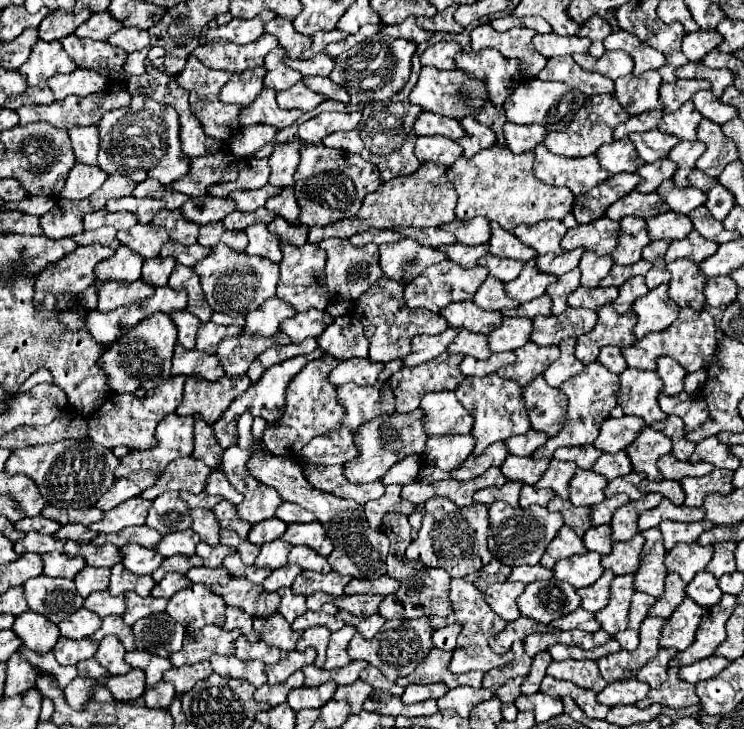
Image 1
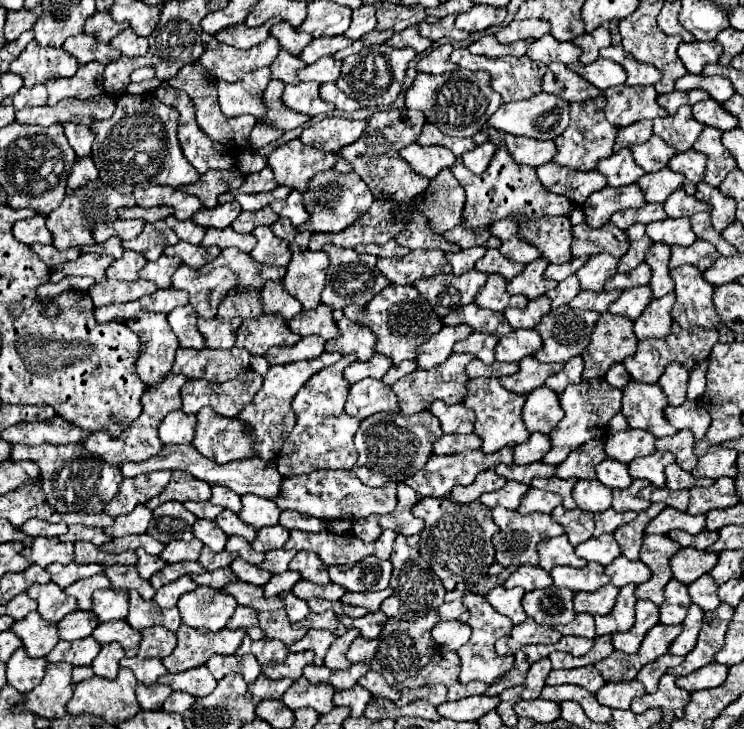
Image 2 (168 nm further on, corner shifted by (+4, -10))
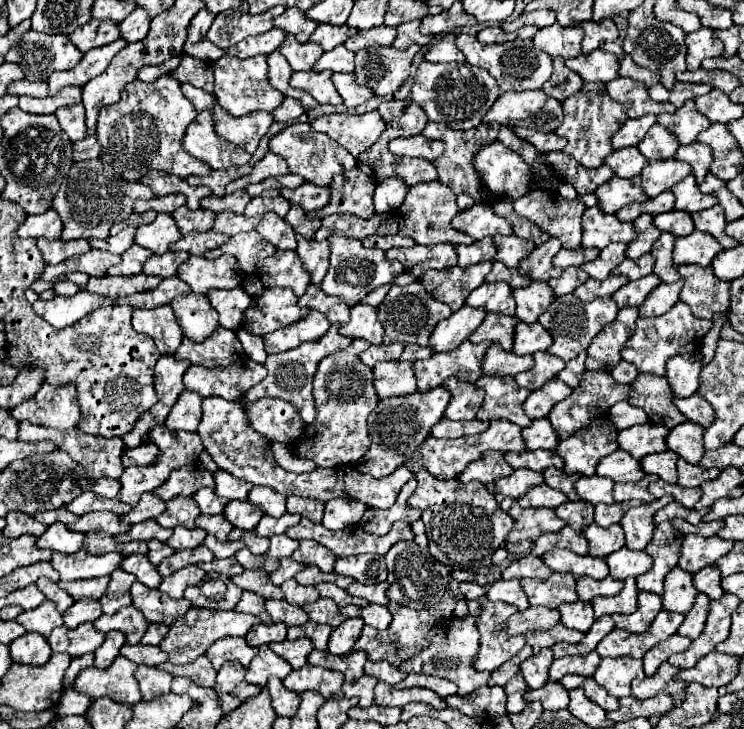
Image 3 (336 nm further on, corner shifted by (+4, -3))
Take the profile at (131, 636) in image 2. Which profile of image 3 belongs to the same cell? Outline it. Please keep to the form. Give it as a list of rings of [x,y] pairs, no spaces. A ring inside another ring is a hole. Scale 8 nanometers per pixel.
[[[132,605],[120,609],[114,615],[102,615],[94,621],[94,627],[102,633],[110,633],[110,631],[122,631],[126,635],[126,641],[130,645],[138,645],[142,635],[148,629],[148,621],[144,619],[144,615],[140,615]]]

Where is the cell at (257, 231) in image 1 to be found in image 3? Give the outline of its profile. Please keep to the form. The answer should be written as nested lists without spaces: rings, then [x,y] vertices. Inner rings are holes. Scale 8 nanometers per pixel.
[[[266,213],[262,217],[262,221],[258,223],[256,231],[260,233],[260,237],[264,237],[268,243],[272,243],[278,251],[296,249],[296,233],[276,213]]]

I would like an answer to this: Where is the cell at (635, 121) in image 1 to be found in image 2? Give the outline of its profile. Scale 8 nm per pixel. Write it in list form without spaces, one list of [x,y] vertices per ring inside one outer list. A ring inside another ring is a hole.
[[[642,120],[628,128],[620,128],[614,142],[614,152],[620,152],[622,148],[630,148],[634,144],[642,144],[650,136],[652,136],[652,120]]]

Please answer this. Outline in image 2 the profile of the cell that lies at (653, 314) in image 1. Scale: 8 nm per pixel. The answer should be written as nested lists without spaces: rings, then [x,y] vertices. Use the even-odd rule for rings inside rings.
[[[674,292],[654,298],[646,310],[640,314],[638,320],[634,320],[634,334],[638,338],[652,338],[652,336],[668,336],[670,324],[672,324],[672,304],[674,304]]]

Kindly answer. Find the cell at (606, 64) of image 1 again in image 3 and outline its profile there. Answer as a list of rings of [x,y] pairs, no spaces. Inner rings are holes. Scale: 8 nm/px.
[[[596,49],[590,55],[578,55],[574,59],[566,59],[566,65],[576,71],[584,81],[612,81],[620,77],[620,61],[616,61],[616,55]]]

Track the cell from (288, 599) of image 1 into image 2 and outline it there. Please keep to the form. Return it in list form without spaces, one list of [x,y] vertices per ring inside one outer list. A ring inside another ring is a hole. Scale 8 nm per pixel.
[[[286,592],[286,594],[282,596],[282,600],[284,600],[284,604],[286,604],[286,612],[288,612],[290,622],[300,622],[300,620],[304,620],[304,618],[310,614],[308,604],[306,604],[304,600],[296,598],[292,592]]]

